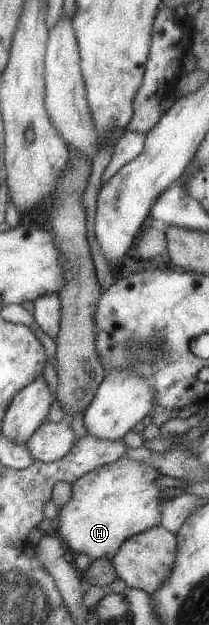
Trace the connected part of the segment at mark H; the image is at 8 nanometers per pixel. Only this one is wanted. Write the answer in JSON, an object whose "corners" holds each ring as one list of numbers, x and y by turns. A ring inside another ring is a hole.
{"corners":[[124,456,93,468,71,482,71,496,58,509,55,534,74,556,85,554,91,560,111,560,125,540,159,526,161,502,166,499,161,498,161,489,155,486,157,476,159,470]]}

